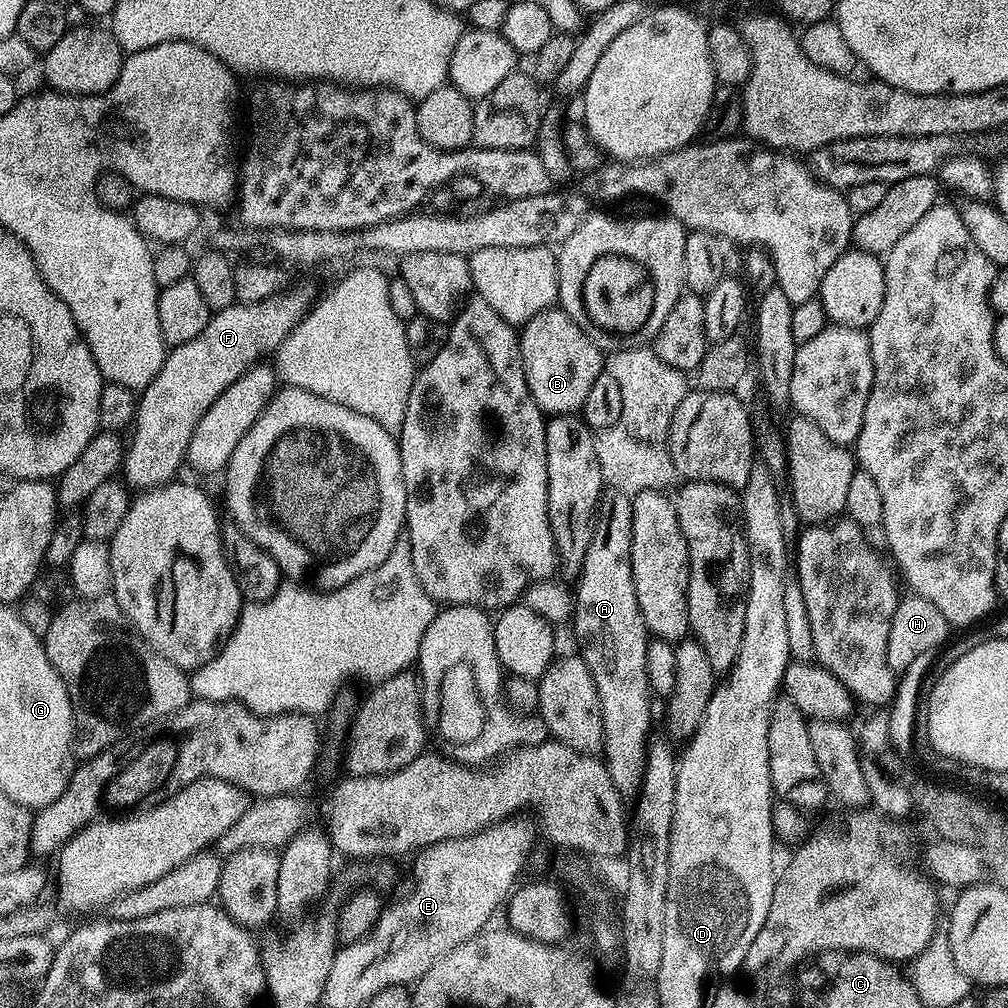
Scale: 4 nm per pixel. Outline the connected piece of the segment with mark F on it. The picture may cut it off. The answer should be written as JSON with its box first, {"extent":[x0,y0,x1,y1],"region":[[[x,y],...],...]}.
{"extent":[122,284,317,489],"region":[[[295,284],[262,302],[237,302],[226,310],[212,312],[197,337],[165,355],[158,374],[136,401],[136,418],[130,428],[132,441],[127,441],[122,465],[122,480],[129,489],[158,488],[177,479],[176,471],[185,467],[190,438],[194,438],[202,414],[246,370],[271,357],[317,299],[314,285]]]}

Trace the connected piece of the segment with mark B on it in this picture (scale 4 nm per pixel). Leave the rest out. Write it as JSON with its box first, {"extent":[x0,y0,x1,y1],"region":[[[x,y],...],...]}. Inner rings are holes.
{"extent":[518,306,606,416],"region":[[[559,306],[534,314],[534,318],[522,325],[518,335],[526,386],[540,411],[548,416],[579,413],[590,394],[594,378],[604,371],[606,356],[602,349]]]}

